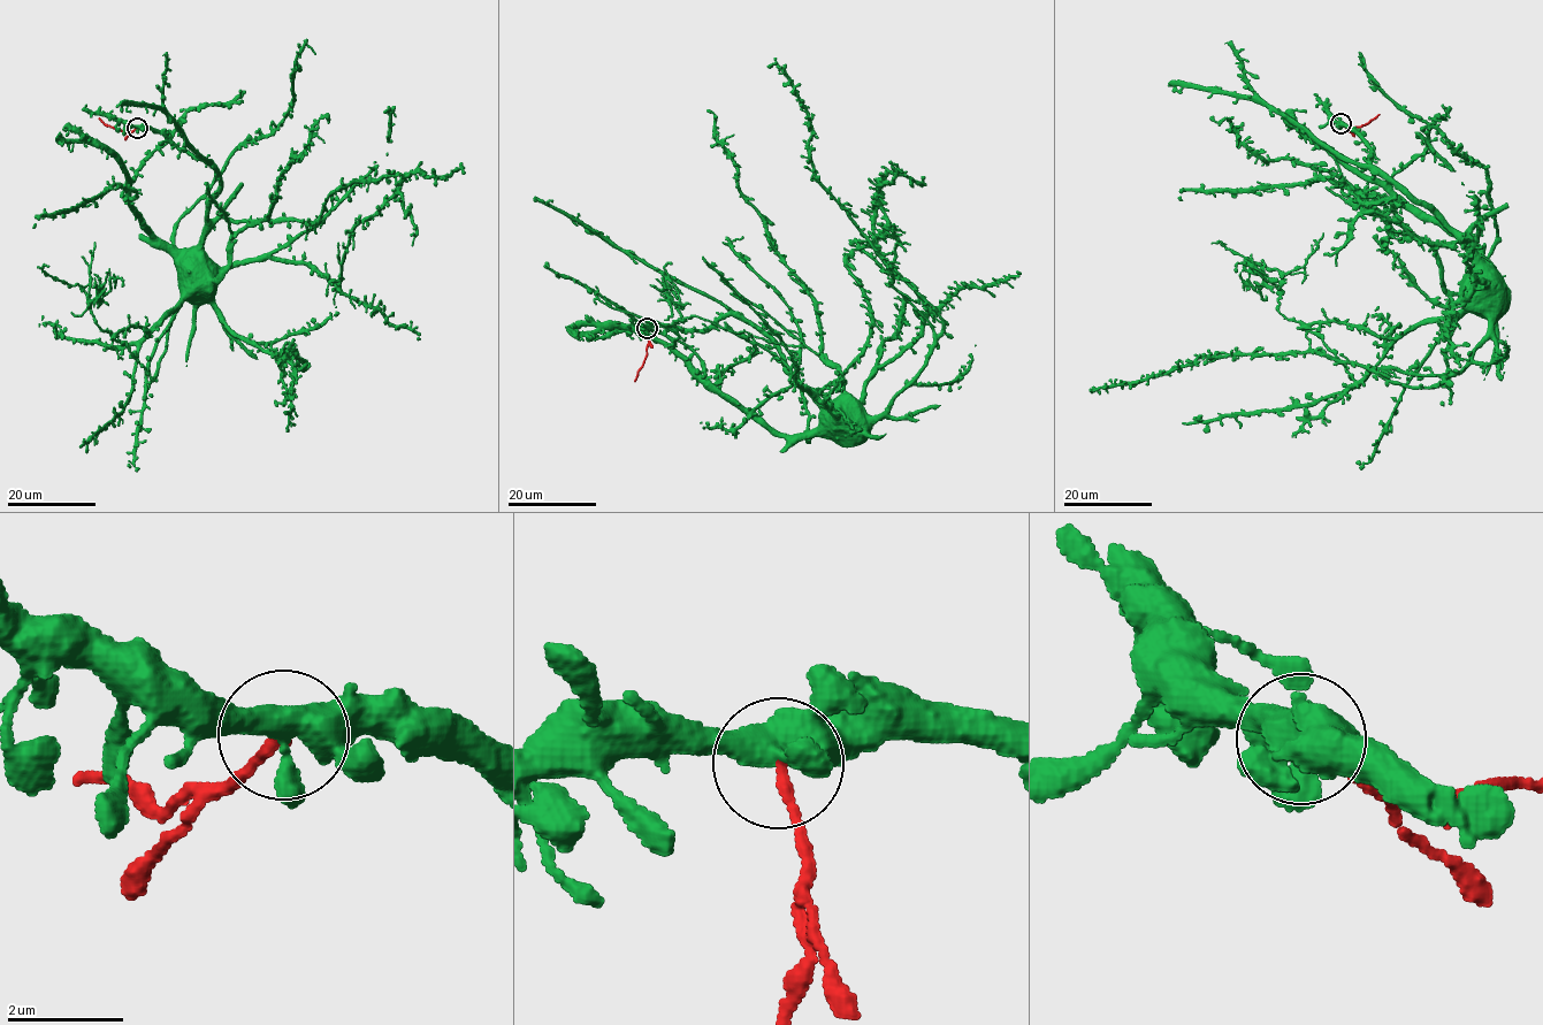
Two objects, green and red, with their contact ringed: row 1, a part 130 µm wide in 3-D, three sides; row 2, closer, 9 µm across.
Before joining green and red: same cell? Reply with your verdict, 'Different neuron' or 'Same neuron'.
Different neuron

